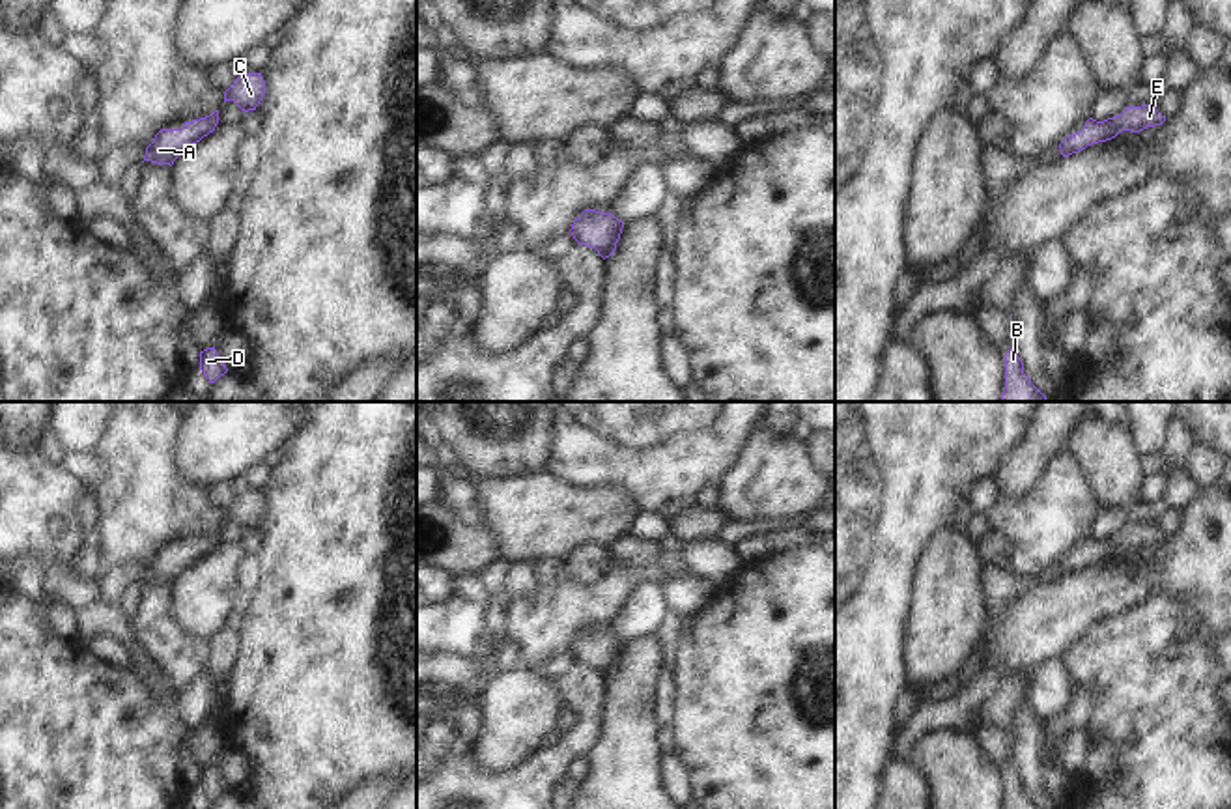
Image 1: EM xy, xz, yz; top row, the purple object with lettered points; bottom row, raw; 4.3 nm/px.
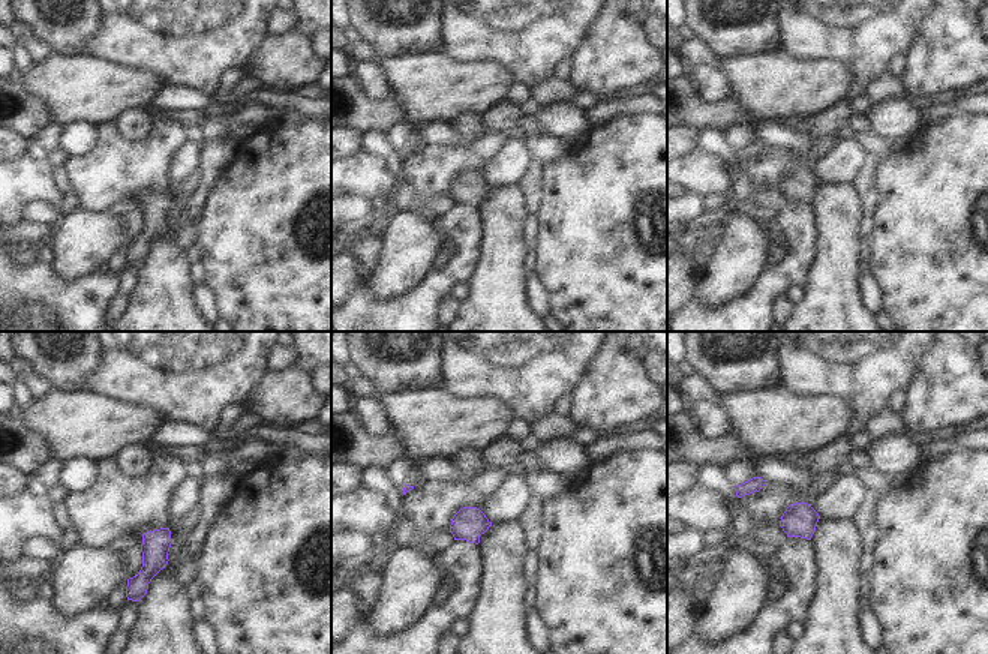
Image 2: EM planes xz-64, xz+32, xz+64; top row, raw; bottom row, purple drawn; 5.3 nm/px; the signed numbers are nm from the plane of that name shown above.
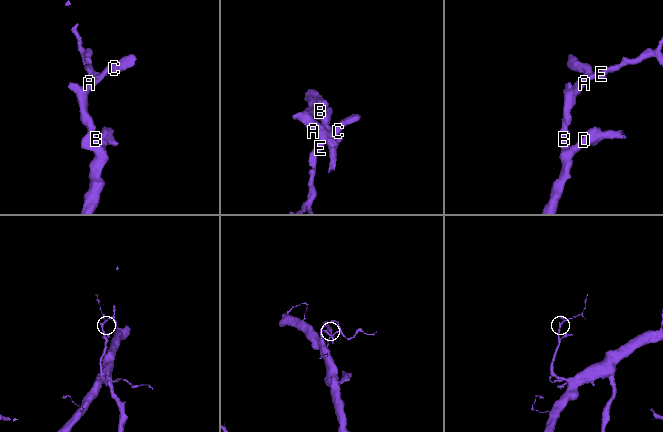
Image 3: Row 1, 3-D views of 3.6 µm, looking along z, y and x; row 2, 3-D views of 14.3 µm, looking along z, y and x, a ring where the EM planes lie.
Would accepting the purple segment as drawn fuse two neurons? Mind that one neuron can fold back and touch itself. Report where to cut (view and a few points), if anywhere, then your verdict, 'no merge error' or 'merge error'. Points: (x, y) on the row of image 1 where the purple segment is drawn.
no cut; no merge error

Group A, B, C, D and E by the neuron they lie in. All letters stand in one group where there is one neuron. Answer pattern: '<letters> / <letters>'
A B C D E

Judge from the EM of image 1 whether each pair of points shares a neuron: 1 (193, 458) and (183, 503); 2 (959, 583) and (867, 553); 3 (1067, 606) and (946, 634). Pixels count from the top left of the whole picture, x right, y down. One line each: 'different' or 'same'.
1: different
2: different
3: different

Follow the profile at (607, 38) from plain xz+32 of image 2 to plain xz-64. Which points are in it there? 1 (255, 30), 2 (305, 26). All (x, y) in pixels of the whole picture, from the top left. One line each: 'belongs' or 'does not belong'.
1: does not belong
2: does not belong

